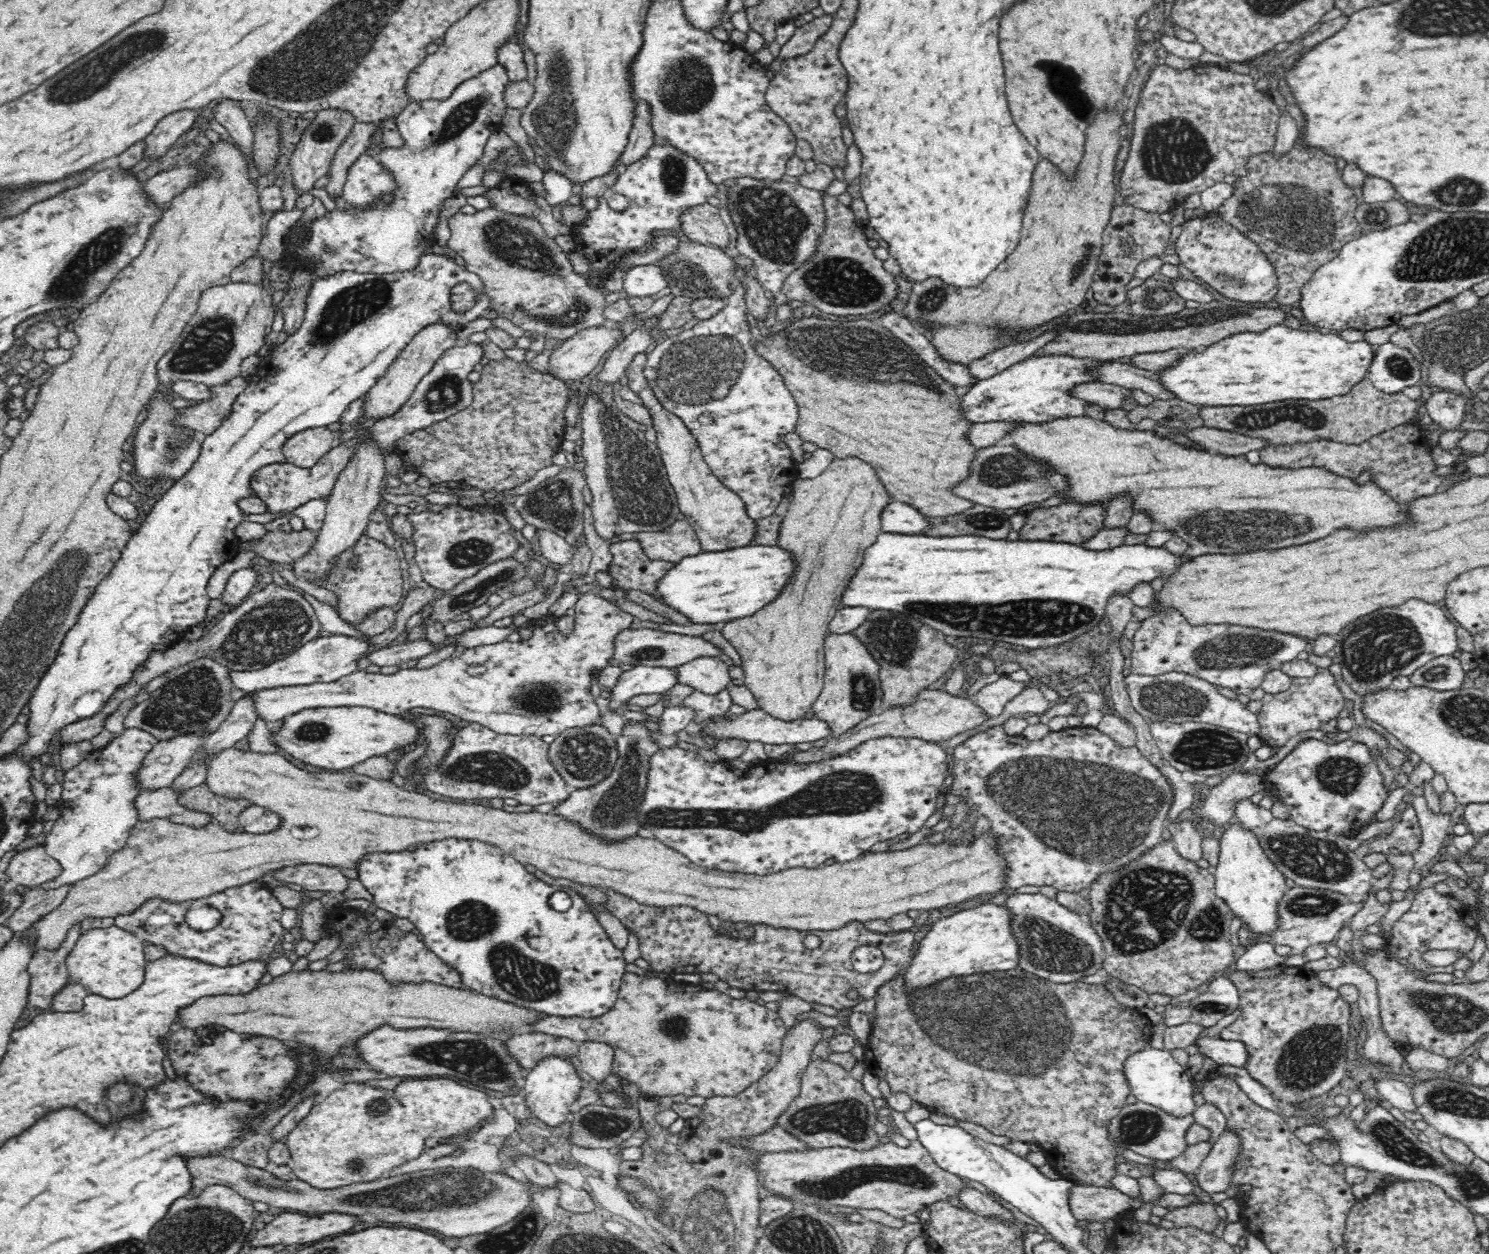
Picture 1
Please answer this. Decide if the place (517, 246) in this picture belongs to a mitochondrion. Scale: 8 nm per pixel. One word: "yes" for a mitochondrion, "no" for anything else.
yes

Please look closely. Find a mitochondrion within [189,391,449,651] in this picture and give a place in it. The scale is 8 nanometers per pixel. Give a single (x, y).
(348, 566)

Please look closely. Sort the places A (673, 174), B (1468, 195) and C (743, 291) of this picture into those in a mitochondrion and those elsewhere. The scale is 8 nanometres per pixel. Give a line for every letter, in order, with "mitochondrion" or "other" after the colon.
A: mitochondrion
B: mitochondrion
C: other

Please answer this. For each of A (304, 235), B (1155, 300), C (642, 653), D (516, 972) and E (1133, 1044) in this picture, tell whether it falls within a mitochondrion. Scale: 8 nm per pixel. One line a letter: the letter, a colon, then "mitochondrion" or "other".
A: other
B: mitochondrion
C: mitochondrion
D: mitochondrion
E: other

